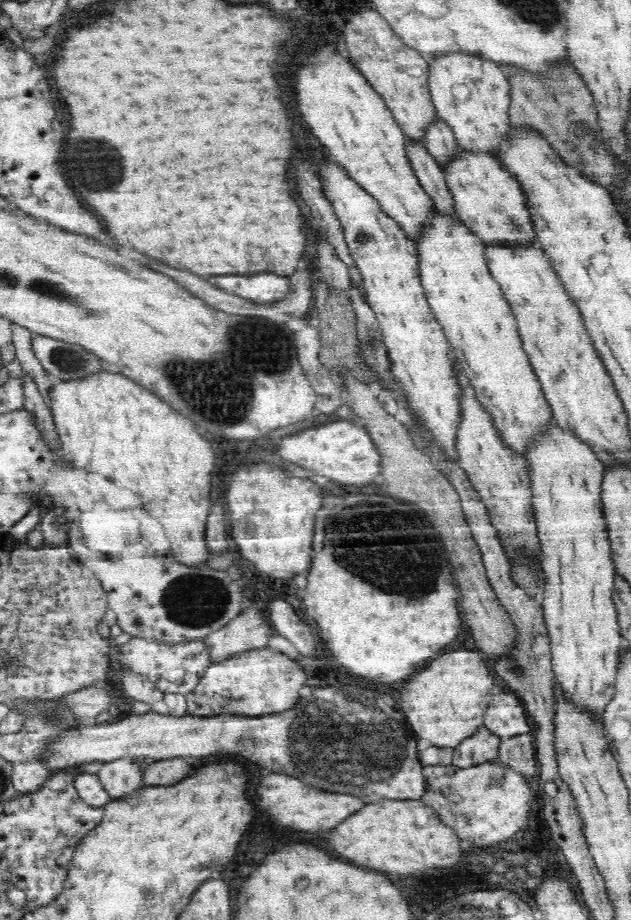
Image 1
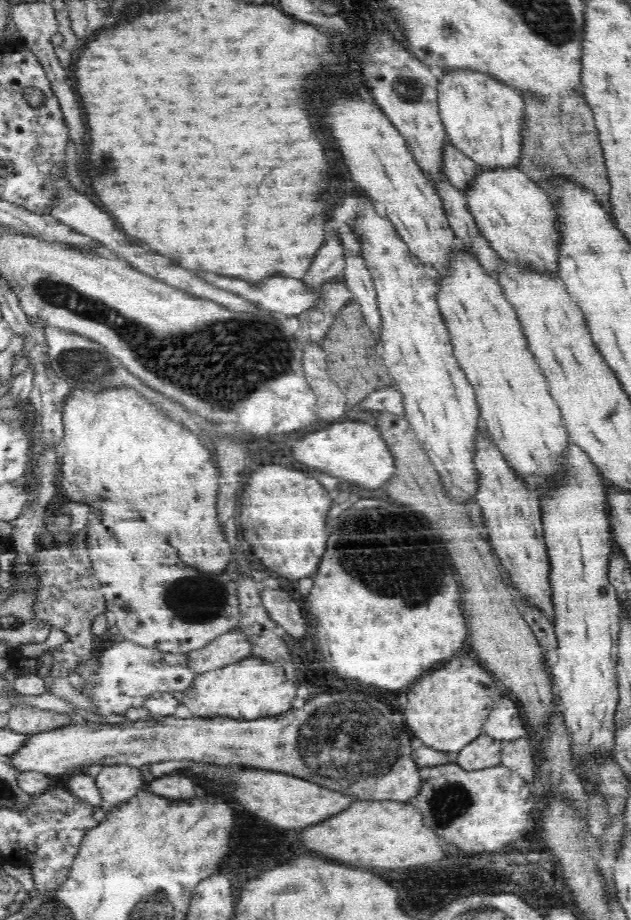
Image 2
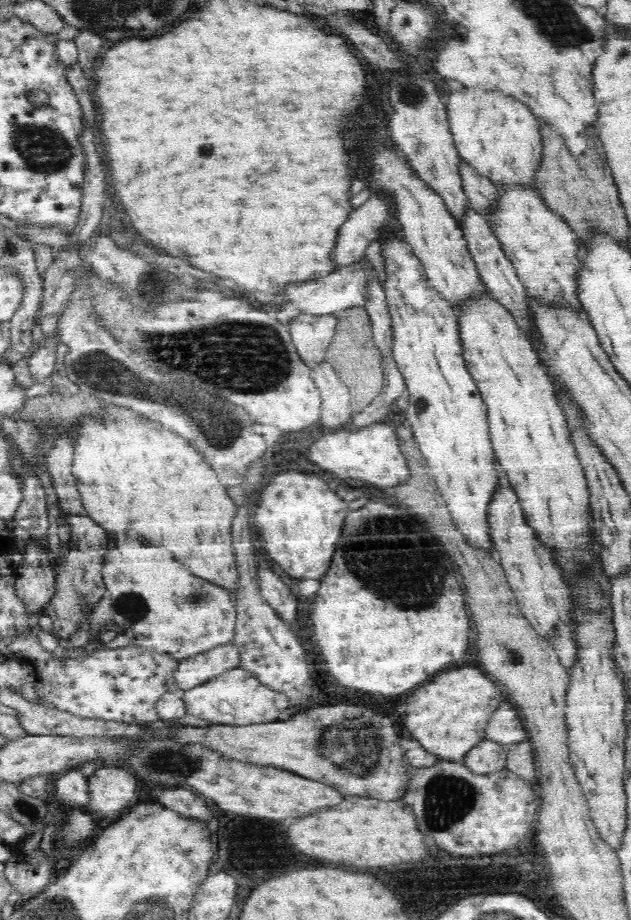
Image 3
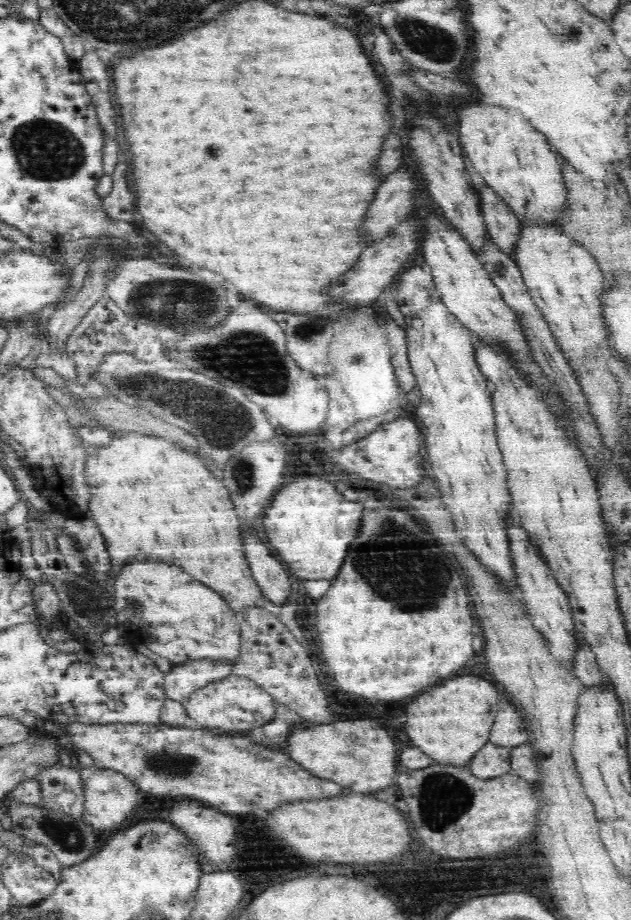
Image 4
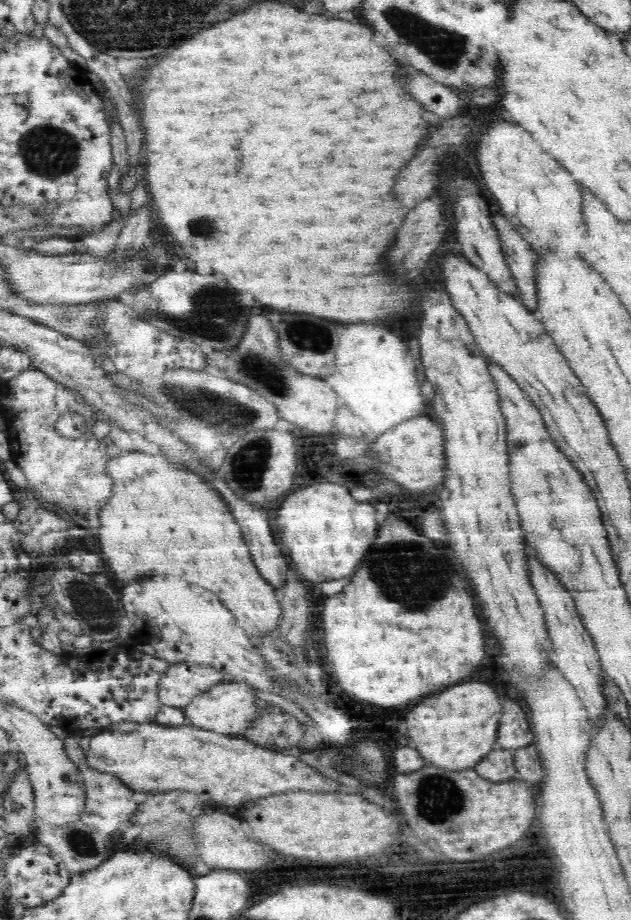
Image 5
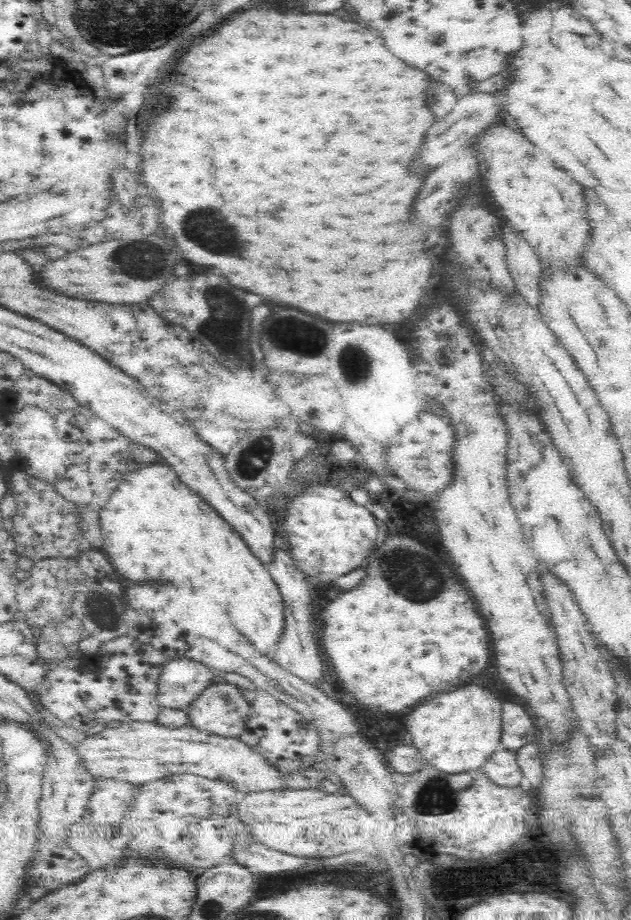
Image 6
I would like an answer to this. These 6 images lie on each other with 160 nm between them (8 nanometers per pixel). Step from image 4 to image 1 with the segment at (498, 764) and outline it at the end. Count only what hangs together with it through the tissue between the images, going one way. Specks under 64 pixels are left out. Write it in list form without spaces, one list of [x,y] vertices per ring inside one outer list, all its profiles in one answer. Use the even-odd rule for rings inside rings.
[[[484,726],[472,736],[467,738],[453,750],[453,765],[461,769],[482,765],[488,761],[496,761],[499,758],[499,746],[501,739],[492,735]]]

